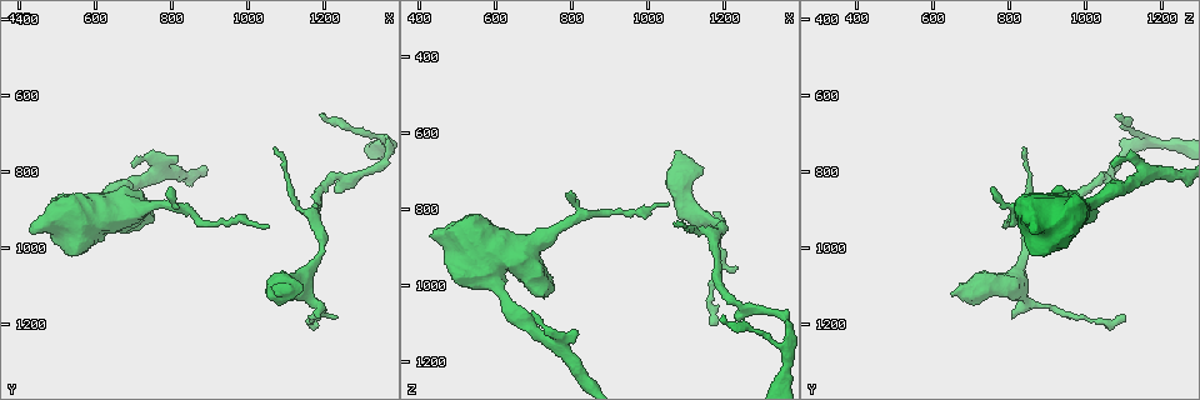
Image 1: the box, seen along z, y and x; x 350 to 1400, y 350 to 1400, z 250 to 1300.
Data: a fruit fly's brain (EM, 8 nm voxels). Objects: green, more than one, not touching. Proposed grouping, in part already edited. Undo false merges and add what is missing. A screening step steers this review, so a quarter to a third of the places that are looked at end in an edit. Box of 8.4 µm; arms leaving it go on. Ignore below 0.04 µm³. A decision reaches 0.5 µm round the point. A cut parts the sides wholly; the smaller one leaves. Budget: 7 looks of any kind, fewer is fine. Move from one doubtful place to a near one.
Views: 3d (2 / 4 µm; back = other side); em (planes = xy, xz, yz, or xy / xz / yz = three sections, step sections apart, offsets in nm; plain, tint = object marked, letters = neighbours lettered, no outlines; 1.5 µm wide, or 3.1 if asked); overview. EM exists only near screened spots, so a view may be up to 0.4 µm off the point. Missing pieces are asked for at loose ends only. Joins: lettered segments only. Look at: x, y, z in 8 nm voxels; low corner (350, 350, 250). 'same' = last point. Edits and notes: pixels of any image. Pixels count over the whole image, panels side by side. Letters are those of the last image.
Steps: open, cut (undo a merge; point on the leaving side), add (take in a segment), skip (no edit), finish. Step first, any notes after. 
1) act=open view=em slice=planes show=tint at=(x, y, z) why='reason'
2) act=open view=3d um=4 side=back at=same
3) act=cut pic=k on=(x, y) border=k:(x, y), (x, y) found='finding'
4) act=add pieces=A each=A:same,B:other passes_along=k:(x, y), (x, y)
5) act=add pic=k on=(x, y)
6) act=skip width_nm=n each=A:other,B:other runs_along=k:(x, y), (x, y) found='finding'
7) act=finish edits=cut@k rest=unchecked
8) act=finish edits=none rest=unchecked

act=open view=em slice=planes show=tint at=(440, 965, 865) why='stops while still wide'

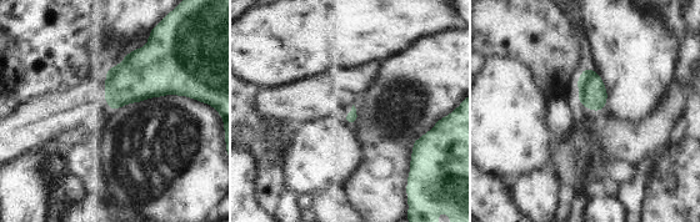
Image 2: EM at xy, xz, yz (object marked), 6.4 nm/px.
act=open view=em slice=planes show=letters at=same

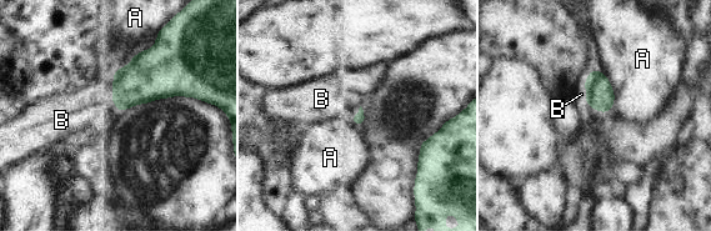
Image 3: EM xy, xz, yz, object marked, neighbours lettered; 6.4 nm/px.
act=add pieces=B each=A:other,B:same passes_along=3:(148, 76), (113, 93), (81, 115) found='the cell continues'

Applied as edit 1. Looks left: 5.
act=open view=overview why='redraw'

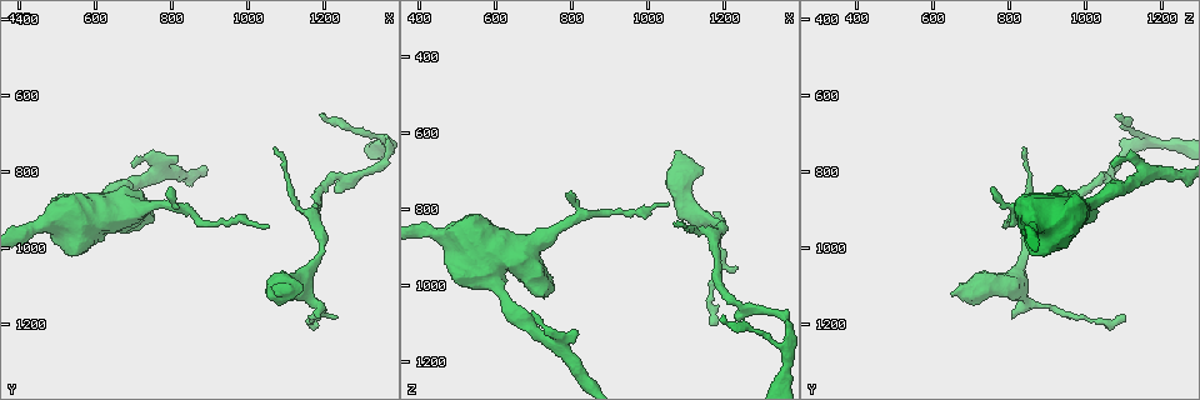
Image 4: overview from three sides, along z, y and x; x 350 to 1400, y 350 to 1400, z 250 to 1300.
act=open view=3d um=4 at=(1055, 940, 780) why='tapers out'

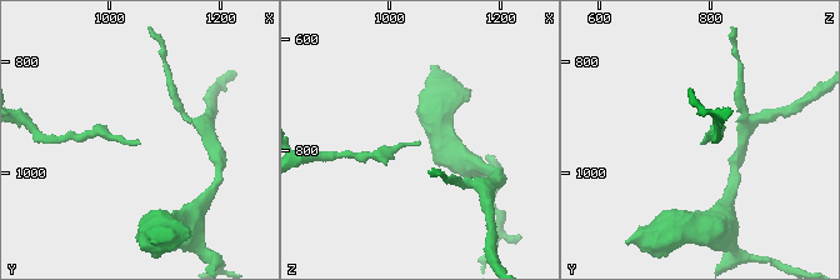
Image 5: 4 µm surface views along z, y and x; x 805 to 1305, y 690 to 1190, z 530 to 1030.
act=open view=em slice=yz step=8 show=letters at=(1055, 945, 780) why='shape alone is not enough'

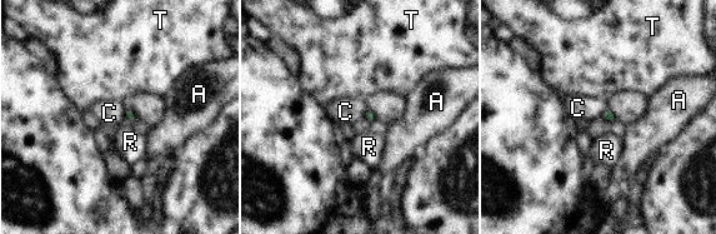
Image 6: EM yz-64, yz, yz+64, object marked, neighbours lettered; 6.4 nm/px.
act=open view=em slice=planes show=letters at=same

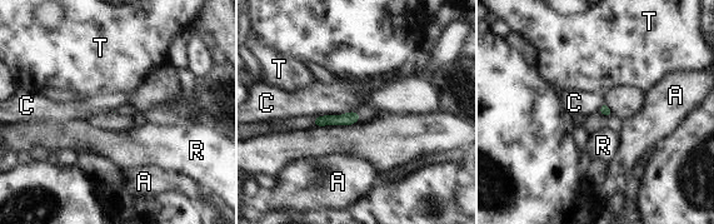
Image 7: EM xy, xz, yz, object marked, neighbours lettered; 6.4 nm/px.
act=skip each=A:other,C:other,R:other,T:other border=7:(315, 117), (350, 112), (362, 117) found='no lettered segment goes on from it'

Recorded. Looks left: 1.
act=finish edits=add@3 rest=unchecked

